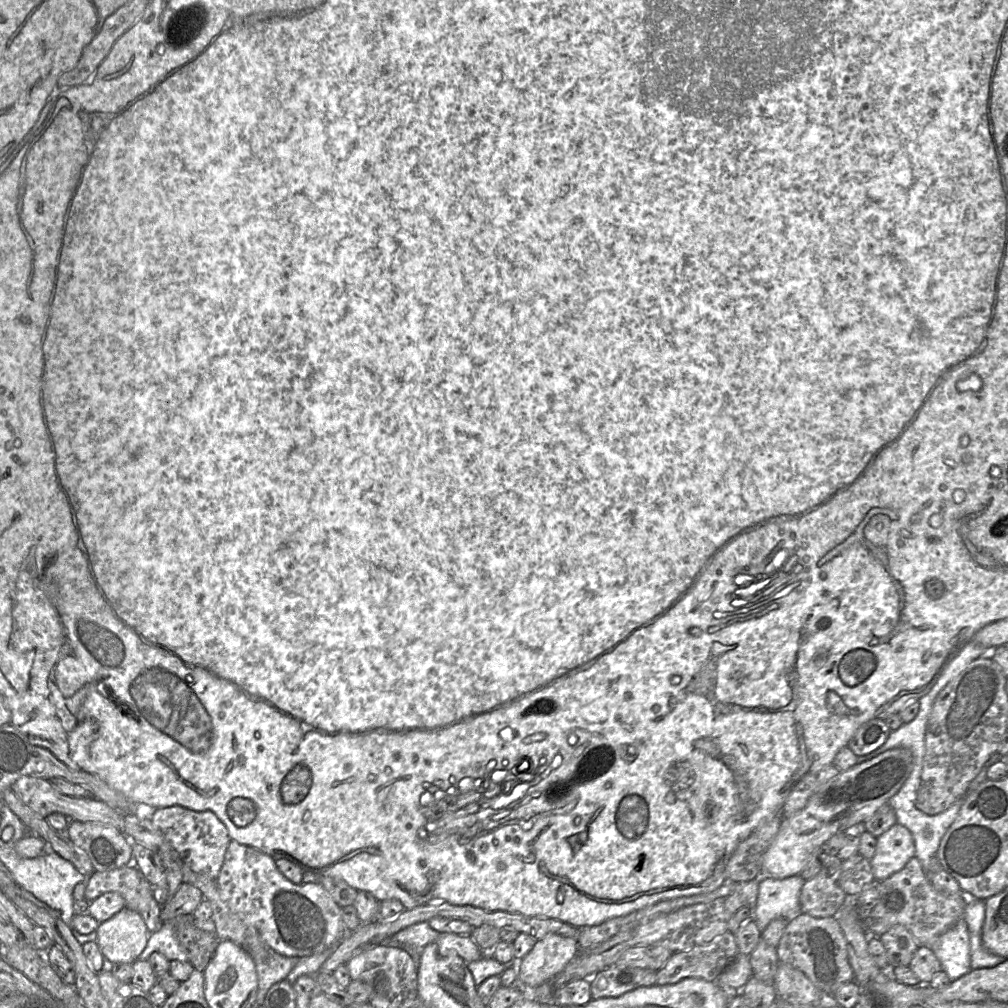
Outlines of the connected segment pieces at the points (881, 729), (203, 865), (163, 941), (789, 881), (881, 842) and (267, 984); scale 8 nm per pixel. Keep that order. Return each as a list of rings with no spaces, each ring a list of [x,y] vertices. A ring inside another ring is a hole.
[[[882,718],[864,722],[849,740],[847,747],[856,755],[864,756],[879,748],[888,738],[891,730]]]
[[[173,805],[152,810],[150,820],[152,824],[161,831],[165,840],[178,854],[179,858],[188,865],[192,871],[216,879],[231,840],[227,828],[212,811],[195,811],[180,805]]]
[[[171,921],[161,923],[157,931],[149,934],[147,944],[138,959],[147,960],[153,952],[163,954],[170,961],[188,961],[186,952],[175,936]]]
[[[761,876],[753,919],[763,931],[777,918],[792,920],[800,912],[799,896],[805,880],[800,876],[776,879]]]
[[[896,823],[876,838],[876,851],[869,860],[875,882],[881,882],[900,871],[914,855],[911,832]]]
[[[270,950],[266,961],[254,961],[257,973],[257,995],[255,1005],[263,1005],[269,988],[286,979],[288,973],[300,961],[300,957],[286,957]]]

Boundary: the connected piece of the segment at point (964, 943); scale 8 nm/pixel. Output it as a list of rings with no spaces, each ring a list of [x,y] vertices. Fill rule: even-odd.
[[[963,919],[939,936],[931,949],[951,982],[972,970],[968,928]]]

